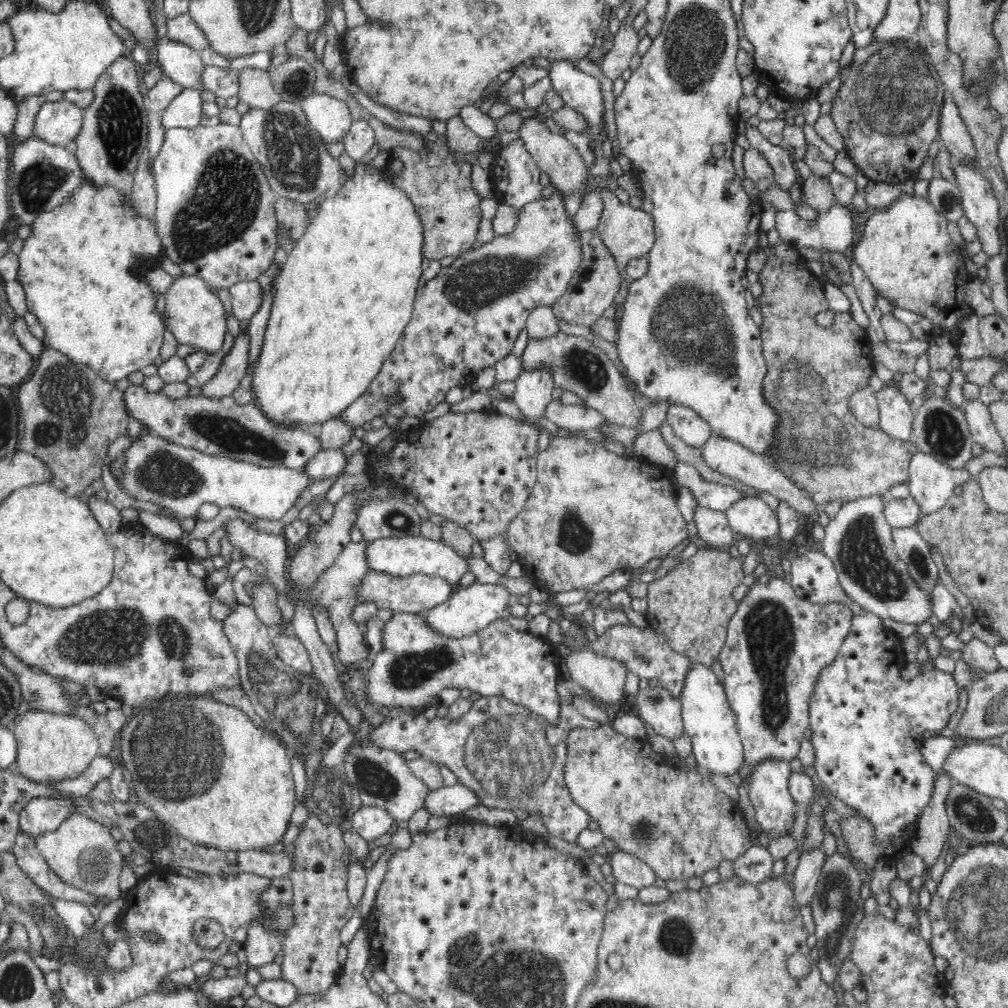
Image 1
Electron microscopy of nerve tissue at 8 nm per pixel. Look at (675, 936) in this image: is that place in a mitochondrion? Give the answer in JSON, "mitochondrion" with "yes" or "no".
{"mitochondrion":"yes"}

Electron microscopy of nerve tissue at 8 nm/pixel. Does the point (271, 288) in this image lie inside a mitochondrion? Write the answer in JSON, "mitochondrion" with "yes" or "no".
{"mitochondrion":"no"}

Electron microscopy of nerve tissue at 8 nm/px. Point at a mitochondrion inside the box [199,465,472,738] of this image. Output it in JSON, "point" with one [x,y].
{"point":[269,681]}

